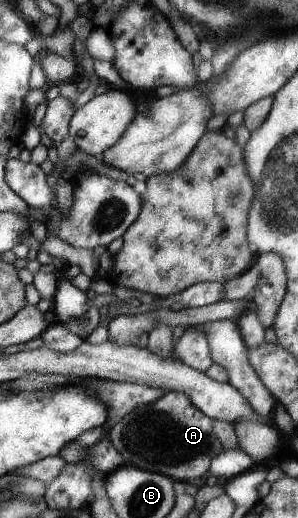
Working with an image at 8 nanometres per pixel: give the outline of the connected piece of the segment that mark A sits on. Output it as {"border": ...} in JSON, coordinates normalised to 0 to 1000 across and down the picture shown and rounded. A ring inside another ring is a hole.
{"border":[[[564,755],[554,757],[527,774],[466,784],[460,790],[450,790],[426,801],[416,801],[396,815],[386,813],[369,819],[359,844],[386,861],[386,867],[393,867],[393,871],[406,876],[406,882],[419,886],[426,896],[477,905],[480,909],[520,911],[523,915],[570,921],[587,929],[587,932],[604,936],[617,931],[641,931],[648,925],[654,925],[654,921],[668,921],[681,927],[695,909],[705,905],[711,892],[752,871],[755,859],[748,859],[748,851],[742,851],[735,844],[721,840],[718,820],[721,809],[705,807],[695,799],[685,799],[624,759],[607,759],[604,755]]]}

